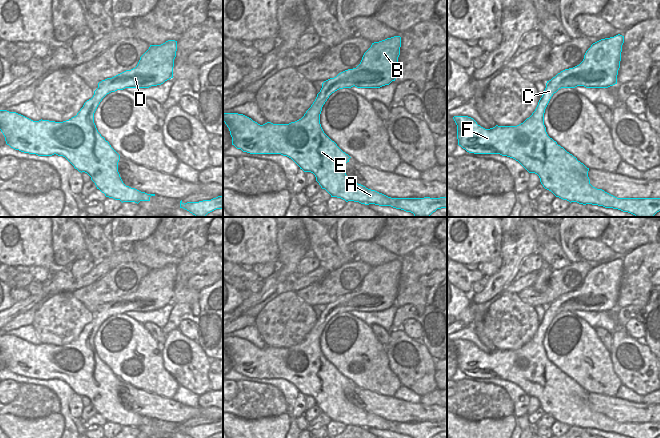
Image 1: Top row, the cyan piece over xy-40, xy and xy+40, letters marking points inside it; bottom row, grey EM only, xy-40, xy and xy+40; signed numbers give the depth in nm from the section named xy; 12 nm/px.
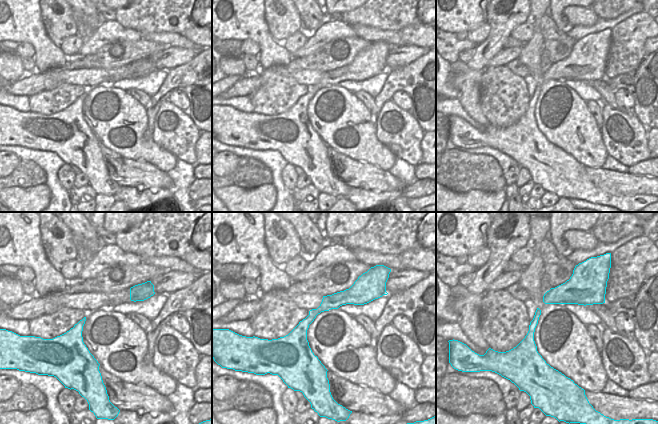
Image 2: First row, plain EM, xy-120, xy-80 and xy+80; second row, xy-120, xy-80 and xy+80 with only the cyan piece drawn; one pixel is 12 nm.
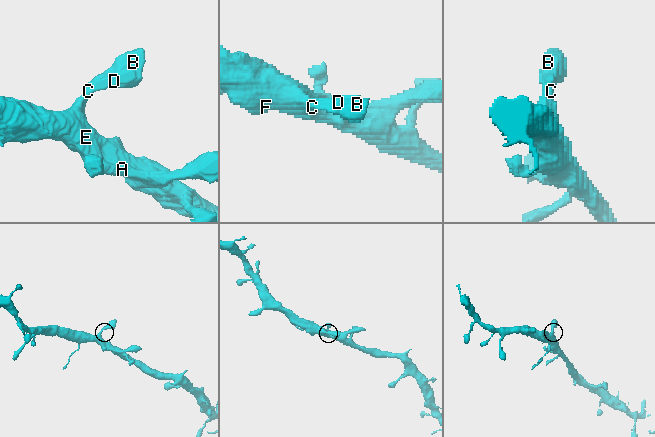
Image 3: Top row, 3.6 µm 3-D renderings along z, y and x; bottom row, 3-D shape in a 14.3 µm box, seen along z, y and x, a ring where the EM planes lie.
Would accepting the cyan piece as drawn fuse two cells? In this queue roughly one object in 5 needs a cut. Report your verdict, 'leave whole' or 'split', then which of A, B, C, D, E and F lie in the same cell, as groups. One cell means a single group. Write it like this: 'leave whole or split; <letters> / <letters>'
leave whole; A B C D E F

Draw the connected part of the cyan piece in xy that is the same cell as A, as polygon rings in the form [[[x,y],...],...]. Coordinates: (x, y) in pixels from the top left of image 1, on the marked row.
[[[400,36],[372,43],[356,68],[345,70],[336,77],[322,83],[322,88],[311,107],[301,119],[295,122],[289,124],[267,122],[260,125],[243,114],[223,113],[223,121],[229,128],[232,145],[250,154],[281,154],[287,156],[304,172],[313,173],[321,188],[325,189],[331,197],[341,198],[346,202],[354,201],[365,205],[391,206],[411,212],[414,217],[430,217],[437,209],[447,208],[447,197],[391,198],[351,180],[344,171],[344,165],[349,162],[351,157],[324,133],[320,124],[322,107],[335,91],[353,86],[357,88],[380,88],[395,81],[400,47]]]

